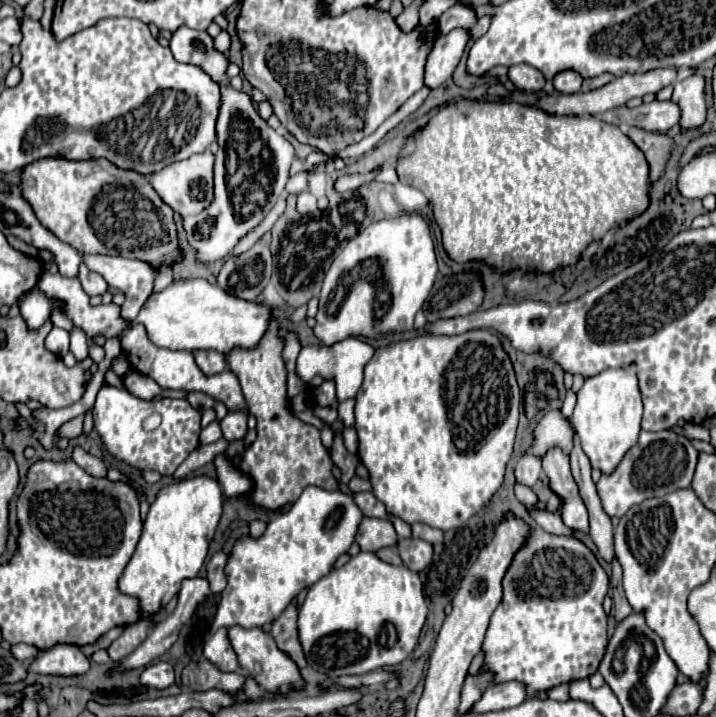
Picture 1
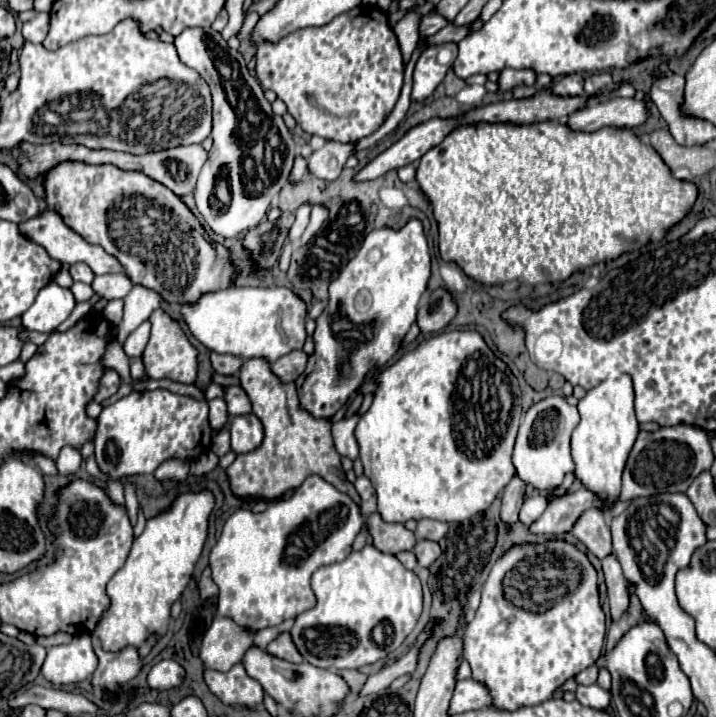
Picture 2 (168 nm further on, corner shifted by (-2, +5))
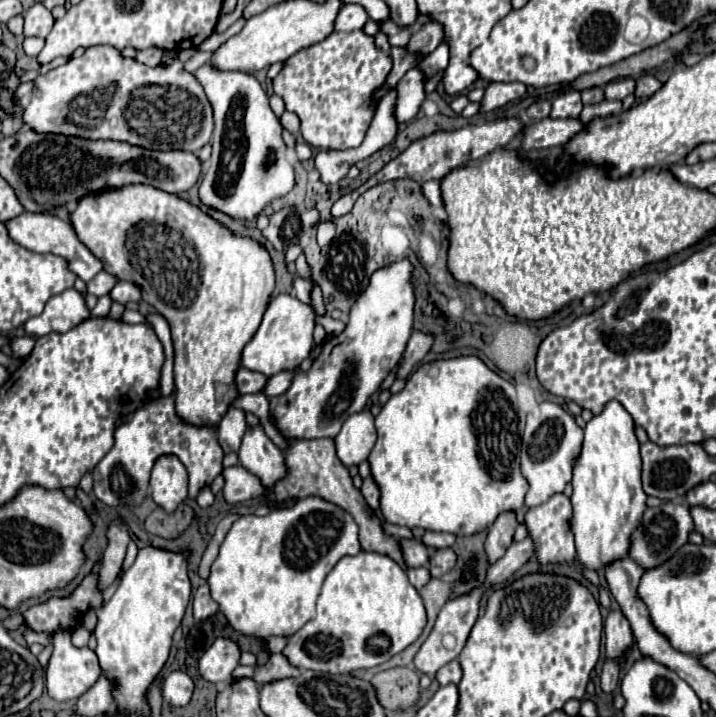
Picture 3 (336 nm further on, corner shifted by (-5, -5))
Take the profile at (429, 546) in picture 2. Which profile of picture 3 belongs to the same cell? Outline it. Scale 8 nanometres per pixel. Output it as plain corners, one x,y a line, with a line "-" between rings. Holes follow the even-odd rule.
439,549
437,553
433,553
433,557
429,561
431,577
443,577
445,573
449,573
453,569
455,561
457,561
457,555
453,549

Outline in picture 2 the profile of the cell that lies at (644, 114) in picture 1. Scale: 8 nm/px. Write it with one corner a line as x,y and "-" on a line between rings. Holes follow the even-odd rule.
620,99
592,103
570,115
570,127
576,131
596,131
602,127
640,127
650,117
646,101

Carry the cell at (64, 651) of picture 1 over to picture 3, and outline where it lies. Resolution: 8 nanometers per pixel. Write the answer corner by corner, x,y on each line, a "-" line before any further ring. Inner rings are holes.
57,631
53,635
53,653
47,665
47,691
55,701
67,701
67,699
77,699
81,697
101,675
101,667
97,661
95,651
89,647
73,647
69,631

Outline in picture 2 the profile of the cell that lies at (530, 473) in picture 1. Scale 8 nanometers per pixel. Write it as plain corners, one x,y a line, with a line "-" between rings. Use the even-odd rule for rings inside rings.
512,479
506,489
504,489
504,495
502,495
502,521
506,521
508,525
518,521
518,511
520,511
520,505
524,501
524,493
526,493
526,483
522,479

